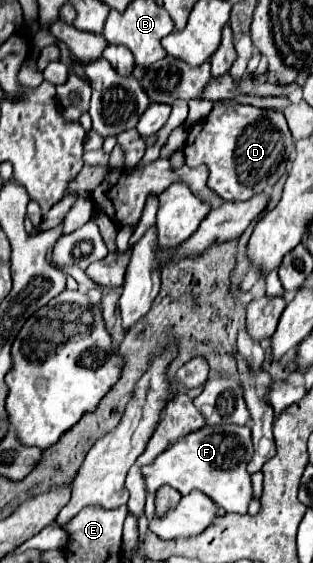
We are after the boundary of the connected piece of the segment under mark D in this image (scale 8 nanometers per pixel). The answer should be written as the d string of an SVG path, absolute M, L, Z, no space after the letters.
M217 101L209 117L191 127L183 153L189 167L197 167L201 163L207 165L207 183L223 201L247 201L265 191L267 185L275 185L275 181L279 181L287 169L291 149L293 137L279 111Z

